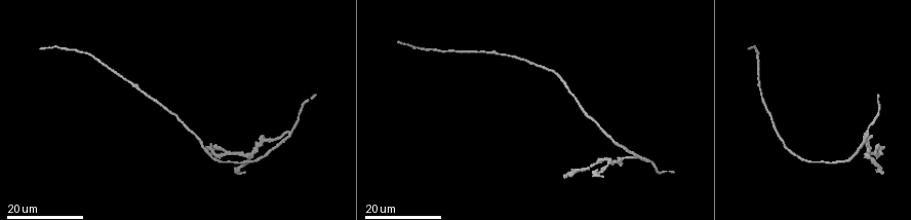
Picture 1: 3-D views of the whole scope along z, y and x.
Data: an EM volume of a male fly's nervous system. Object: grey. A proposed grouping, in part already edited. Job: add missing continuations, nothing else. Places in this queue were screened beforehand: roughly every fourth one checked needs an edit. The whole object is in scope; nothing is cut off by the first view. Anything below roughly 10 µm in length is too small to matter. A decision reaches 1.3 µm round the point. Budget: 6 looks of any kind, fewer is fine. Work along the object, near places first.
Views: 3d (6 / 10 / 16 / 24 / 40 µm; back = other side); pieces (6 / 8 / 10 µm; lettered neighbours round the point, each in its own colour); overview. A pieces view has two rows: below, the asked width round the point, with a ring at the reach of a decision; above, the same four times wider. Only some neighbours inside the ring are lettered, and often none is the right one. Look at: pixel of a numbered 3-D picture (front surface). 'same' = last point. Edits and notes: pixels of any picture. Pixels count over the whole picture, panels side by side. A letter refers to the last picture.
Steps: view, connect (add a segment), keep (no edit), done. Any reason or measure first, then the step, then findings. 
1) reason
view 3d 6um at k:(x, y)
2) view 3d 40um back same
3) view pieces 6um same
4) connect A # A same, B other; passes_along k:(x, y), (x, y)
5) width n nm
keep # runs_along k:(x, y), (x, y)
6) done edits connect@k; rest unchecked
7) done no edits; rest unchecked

branch stops here
view 3d 16um at 1:(40, 47)

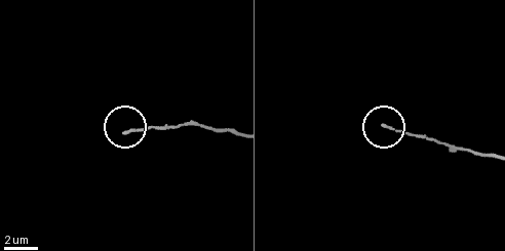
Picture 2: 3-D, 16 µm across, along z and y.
view pieces 6um at 2:(382, 128)

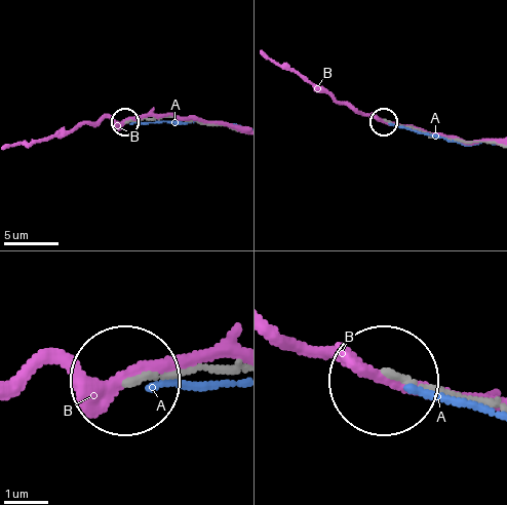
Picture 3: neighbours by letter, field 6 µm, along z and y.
width 140 nm
keep # A other, B other; runs_along 3:(495, 404), (388, 379); no lettered segment goes on from it

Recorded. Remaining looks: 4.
free end
view 3d 16um at 1:(316, 95)

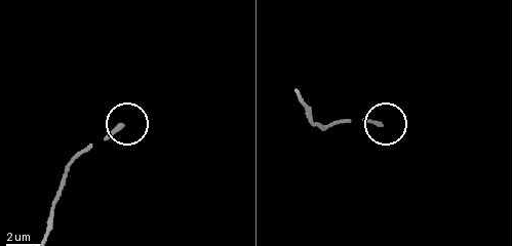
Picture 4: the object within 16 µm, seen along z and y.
view pieces 6um at 4:(121, 126)

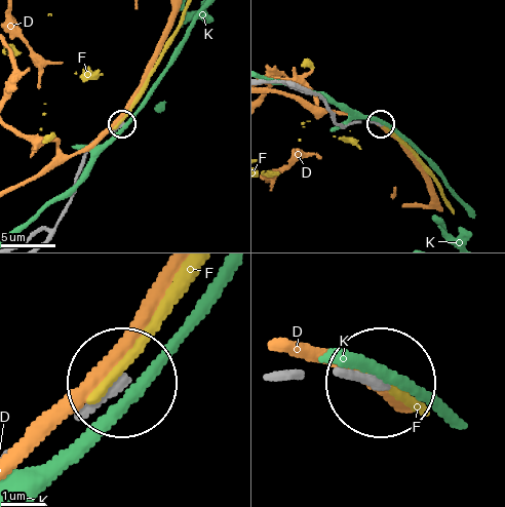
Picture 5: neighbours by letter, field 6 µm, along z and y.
keep # D other, F other, K other; runs_along 5:(296, 83), (318, 95), (342, 127), (353, 121), (380, 123); none of them fits

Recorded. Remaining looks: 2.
free end
view 3d 24um at 1:(870, 134)

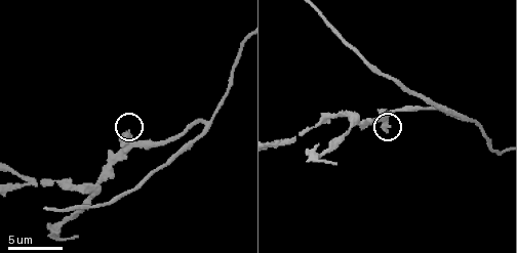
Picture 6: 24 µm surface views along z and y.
view pieces 8um at 6:(386, 129)

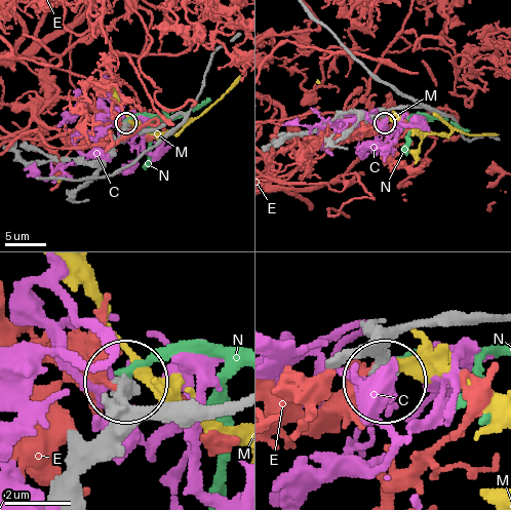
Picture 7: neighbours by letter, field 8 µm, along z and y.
keep # C other, E other, M other, N other; runs_along 7:(232, 401), (135, 404), (124, 382); none of them fits

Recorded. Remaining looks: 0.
done no edits; rest unchecked

